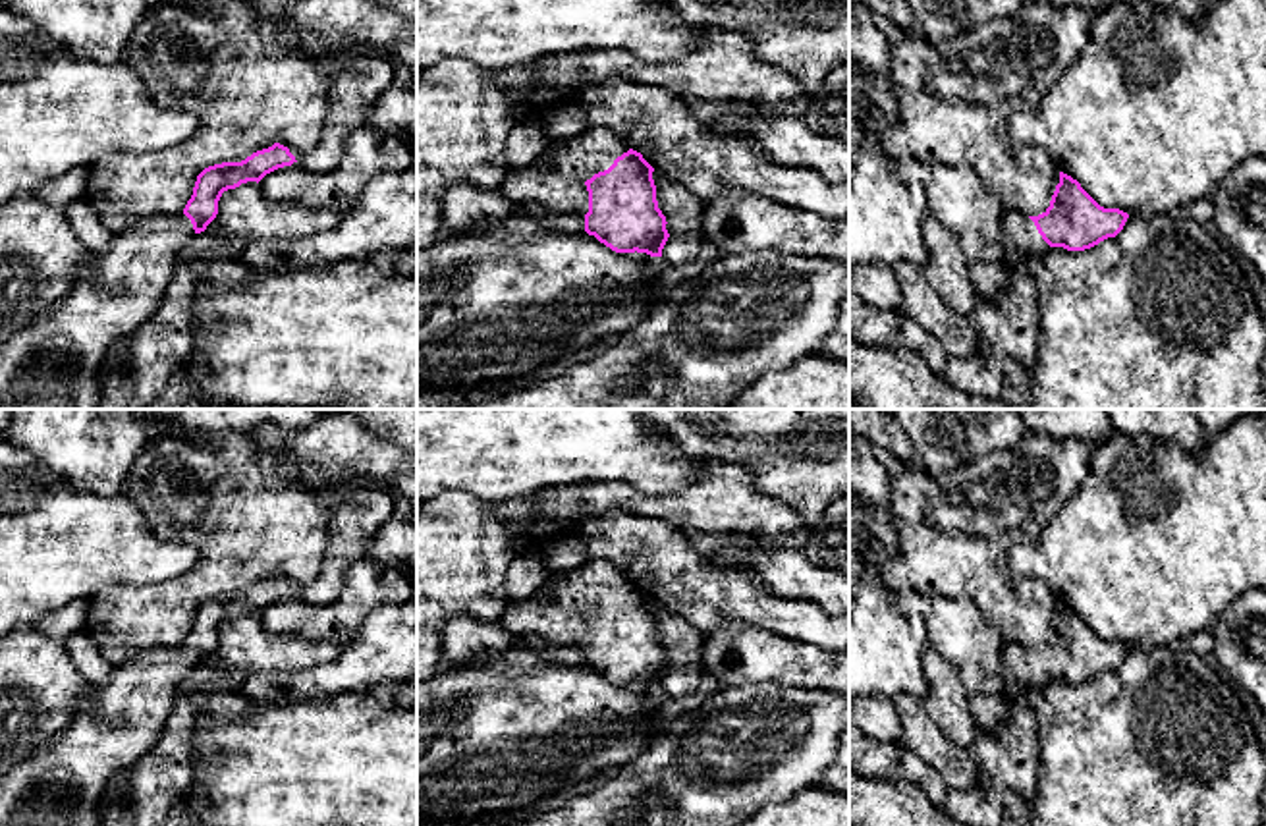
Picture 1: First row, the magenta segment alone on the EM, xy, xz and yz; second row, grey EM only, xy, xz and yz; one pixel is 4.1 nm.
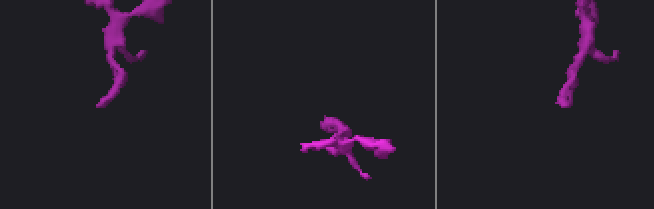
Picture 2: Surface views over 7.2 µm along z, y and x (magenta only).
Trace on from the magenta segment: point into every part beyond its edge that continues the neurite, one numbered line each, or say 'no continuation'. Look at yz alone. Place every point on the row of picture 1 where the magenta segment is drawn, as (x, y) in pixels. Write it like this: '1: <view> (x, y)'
1: yz (1021, 238)

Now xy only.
1: xy (53, 363)

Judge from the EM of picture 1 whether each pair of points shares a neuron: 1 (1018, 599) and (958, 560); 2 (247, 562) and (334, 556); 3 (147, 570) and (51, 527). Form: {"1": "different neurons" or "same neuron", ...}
{"1": "same neuron", "2": "different neurons", "3": "same neuron"}

